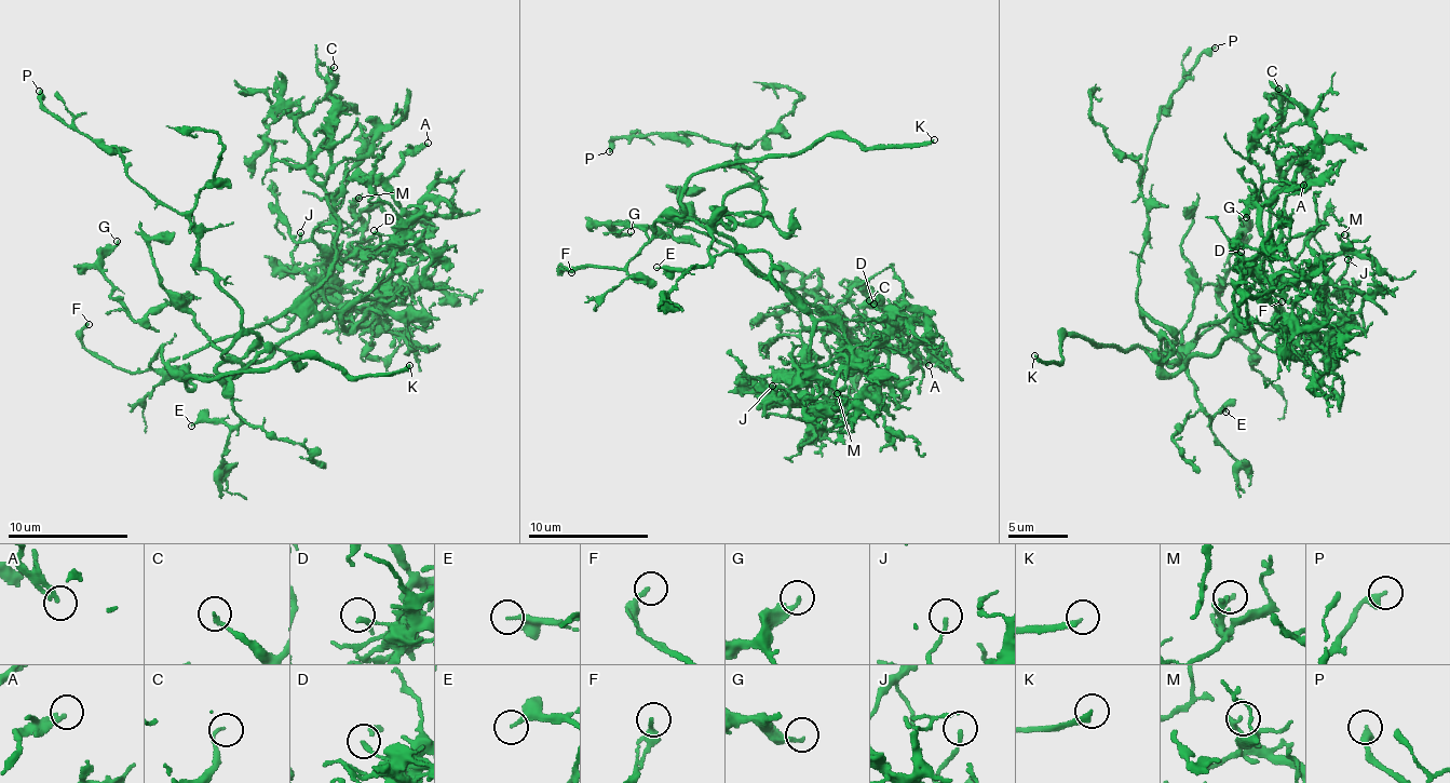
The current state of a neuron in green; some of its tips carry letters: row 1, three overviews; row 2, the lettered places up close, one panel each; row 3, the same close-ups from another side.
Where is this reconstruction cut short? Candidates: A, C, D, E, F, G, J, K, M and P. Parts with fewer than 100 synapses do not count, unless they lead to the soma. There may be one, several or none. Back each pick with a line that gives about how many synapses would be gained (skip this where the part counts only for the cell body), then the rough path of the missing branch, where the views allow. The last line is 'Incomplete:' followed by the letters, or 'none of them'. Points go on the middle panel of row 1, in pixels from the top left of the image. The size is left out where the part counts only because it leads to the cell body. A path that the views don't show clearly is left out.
Incomplete: K

